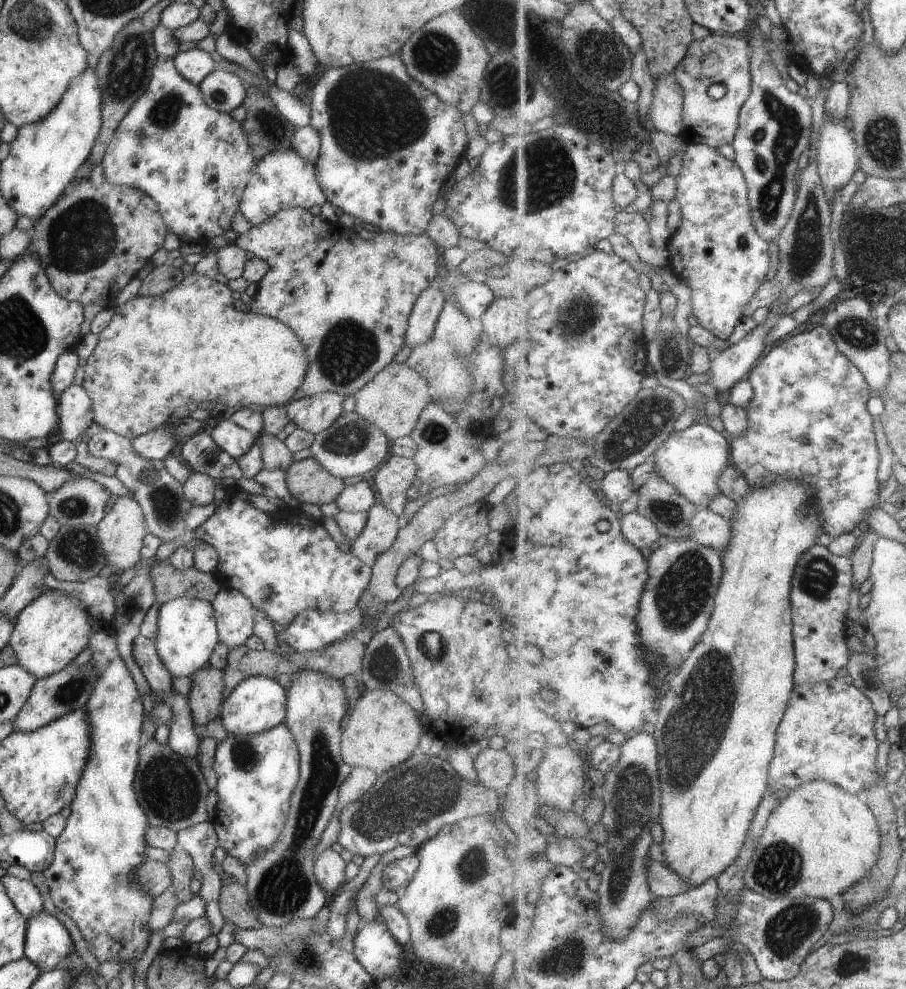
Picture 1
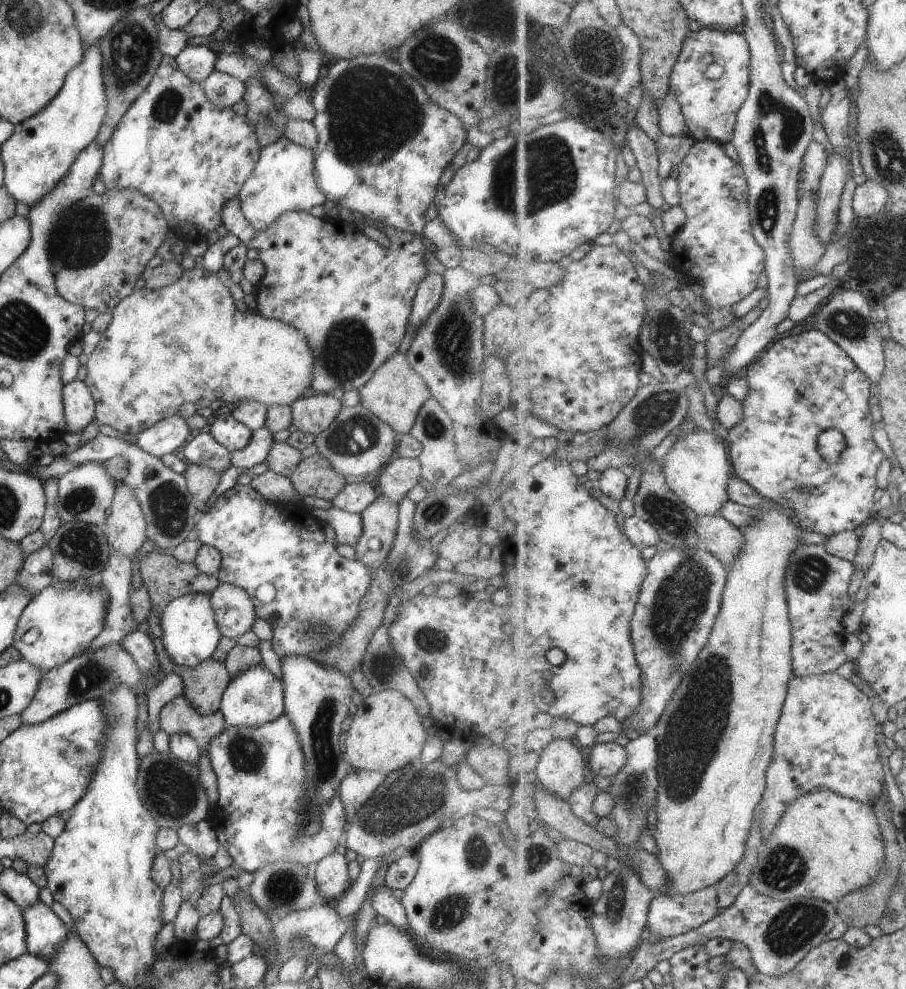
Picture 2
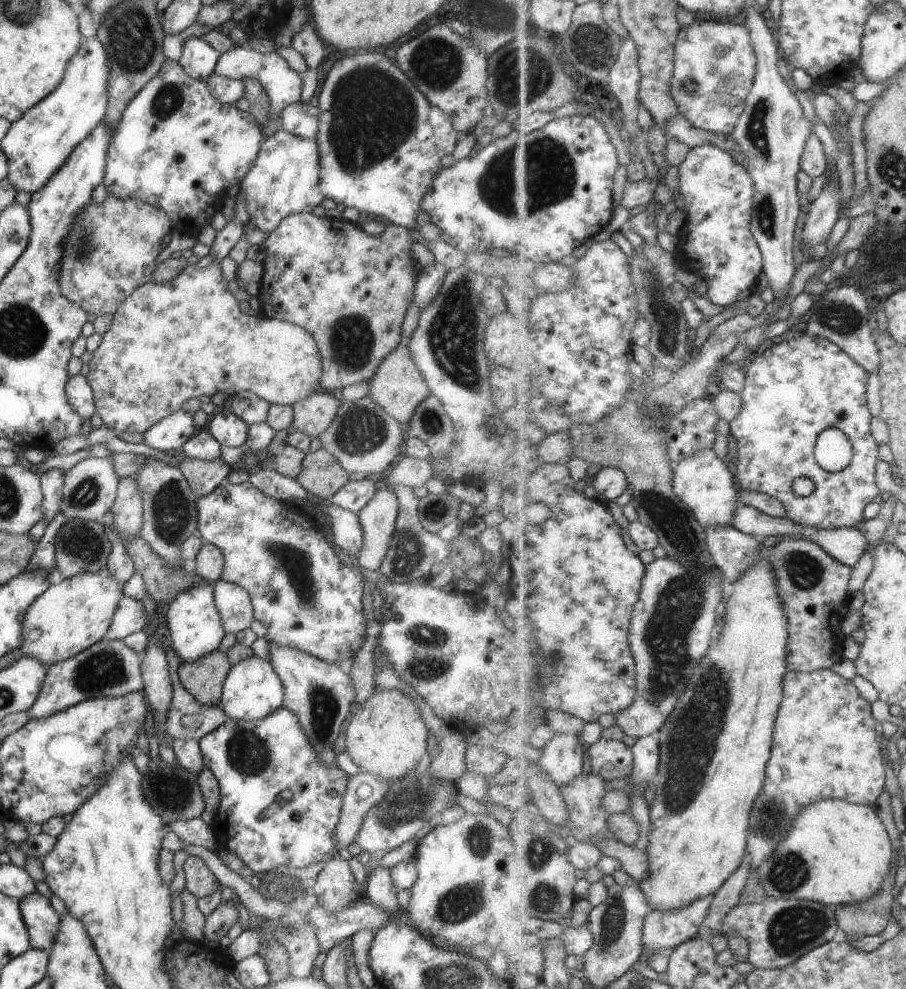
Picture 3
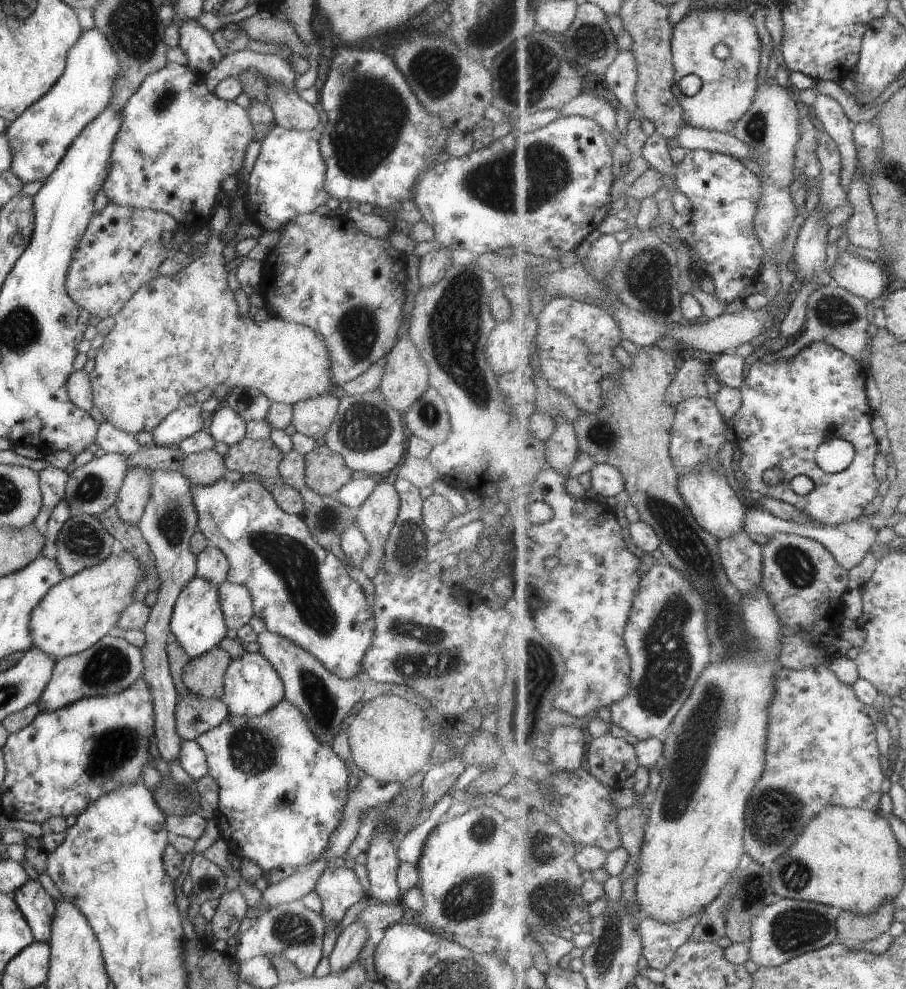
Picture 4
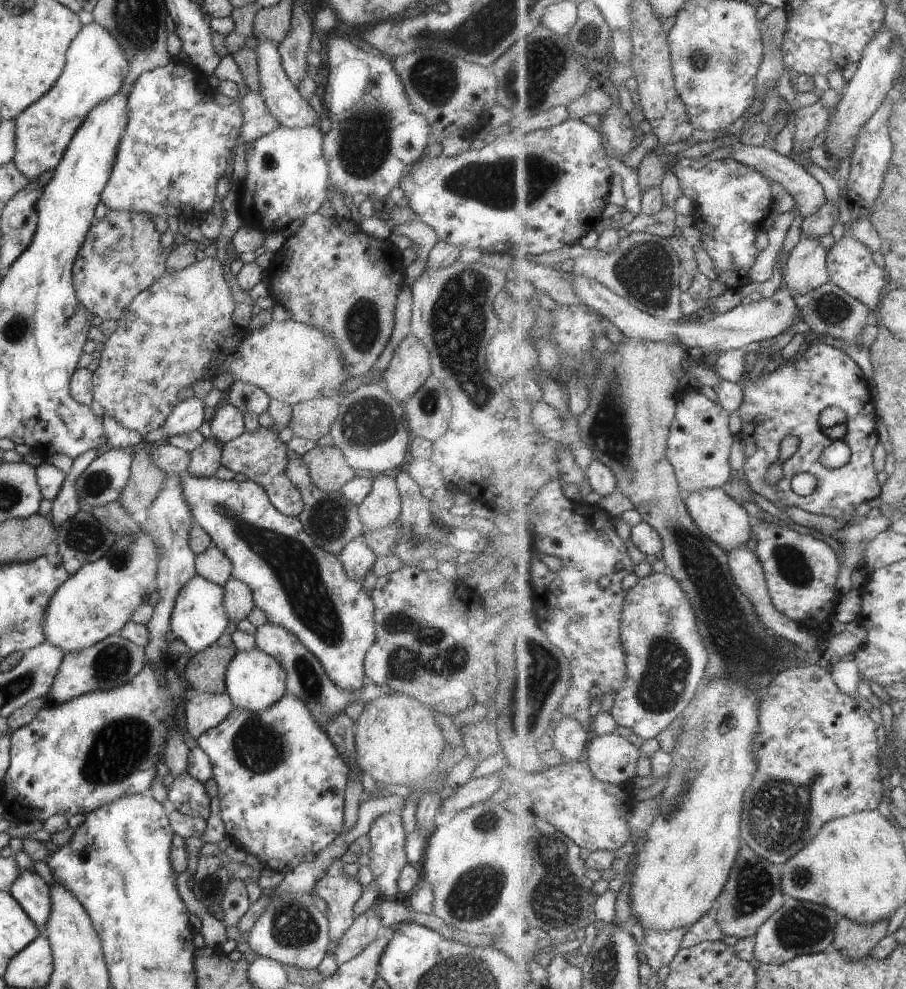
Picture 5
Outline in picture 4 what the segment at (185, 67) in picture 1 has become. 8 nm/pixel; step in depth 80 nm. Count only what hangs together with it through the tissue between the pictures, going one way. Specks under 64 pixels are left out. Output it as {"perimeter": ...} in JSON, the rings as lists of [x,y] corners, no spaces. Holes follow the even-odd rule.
{"perimeter":[[[187,19],[178,26],[178,44],[187,57],[187,66],[198,75],[204,76],[221,59],[211,33],[197,25],[195,19]]]}

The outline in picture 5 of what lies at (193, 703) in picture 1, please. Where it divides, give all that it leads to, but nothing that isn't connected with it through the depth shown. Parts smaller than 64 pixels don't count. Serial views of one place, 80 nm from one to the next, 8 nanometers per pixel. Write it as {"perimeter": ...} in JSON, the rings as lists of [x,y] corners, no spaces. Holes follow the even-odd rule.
{"perimeter":[[[213,643],[204,649],[191,653],[185,667],[184,679],[192,692],[225,693],[224,672],[236,650]]]}

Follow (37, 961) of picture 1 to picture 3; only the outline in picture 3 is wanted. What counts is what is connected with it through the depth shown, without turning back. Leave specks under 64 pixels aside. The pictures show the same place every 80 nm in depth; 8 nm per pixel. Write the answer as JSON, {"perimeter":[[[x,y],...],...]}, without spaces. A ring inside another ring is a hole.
{"perimeter":[[[35,890],[20,898],[18,907],[30,946],[49,952],[60,921],[49,899]]]}

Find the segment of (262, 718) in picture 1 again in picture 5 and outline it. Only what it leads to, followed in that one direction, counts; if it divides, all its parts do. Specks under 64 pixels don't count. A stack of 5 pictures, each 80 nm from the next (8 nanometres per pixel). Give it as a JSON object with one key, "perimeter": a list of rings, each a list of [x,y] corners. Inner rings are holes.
{"perimeter":[[[257,647],[246,651],[236,651],[224,672],[225,693],[231,699],[233,707],[248,711],[258,711],[285,694],[286,672],[270,654]]]}

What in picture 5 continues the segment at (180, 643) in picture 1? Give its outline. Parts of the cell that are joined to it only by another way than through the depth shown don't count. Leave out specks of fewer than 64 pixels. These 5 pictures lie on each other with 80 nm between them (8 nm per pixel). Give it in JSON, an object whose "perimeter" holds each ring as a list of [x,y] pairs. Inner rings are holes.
{"perimeter":[[[197,574],[193,575],[175,595],[169,619],[170,631],[184,642],[191,653],[196,653],[213,644],[223,634],[228,622],[223,597],[222,586],[205,580]]]}

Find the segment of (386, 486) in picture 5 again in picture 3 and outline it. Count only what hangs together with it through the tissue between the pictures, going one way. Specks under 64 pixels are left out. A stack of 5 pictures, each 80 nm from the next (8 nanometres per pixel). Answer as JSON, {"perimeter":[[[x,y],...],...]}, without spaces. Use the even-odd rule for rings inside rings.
{"perimeter":[[[378,485],[373,496],[358,510],[362,530],[362,545],[356,556],[358,567],[376,571],[385,556],[398,513],[395,493]]]}

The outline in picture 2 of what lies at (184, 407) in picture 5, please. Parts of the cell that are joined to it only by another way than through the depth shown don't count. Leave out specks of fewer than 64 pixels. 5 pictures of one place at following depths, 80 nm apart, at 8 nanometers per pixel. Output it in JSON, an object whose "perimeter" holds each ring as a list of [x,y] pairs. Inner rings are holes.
{"perimeter":[[[171,415],[153,423],[149,428],[140,432],[136,438],[136,445],[155,458],[173,452],[179,448],[189,434],[187,421],[178,415]]]}

